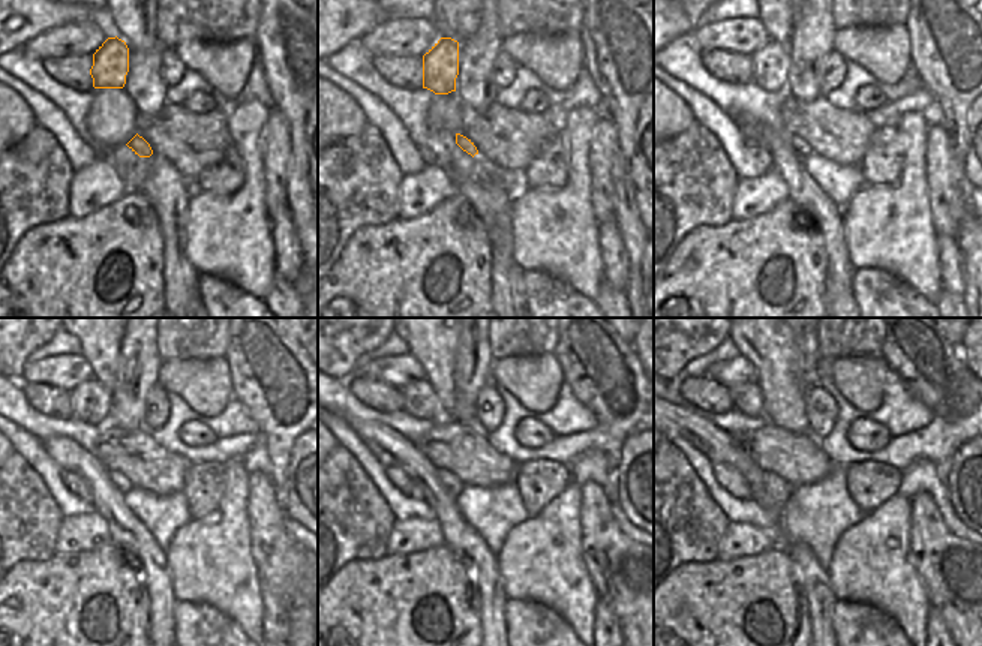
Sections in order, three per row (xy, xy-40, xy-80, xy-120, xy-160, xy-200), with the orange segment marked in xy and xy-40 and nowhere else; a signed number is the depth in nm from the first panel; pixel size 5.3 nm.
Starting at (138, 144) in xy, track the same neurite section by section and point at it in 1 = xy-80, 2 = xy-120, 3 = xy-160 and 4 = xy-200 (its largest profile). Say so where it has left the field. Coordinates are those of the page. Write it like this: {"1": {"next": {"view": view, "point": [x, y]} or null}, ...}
{"1": {"next": {"view": "xy-80", "point": [796, 143]}}, "2": {"next": {"view": "xy-120", "point": [117, 480]}}, "3": {"next": {"view": "xy-160", "point": [447, 478]}}, "4": {"next": {"view": "xy-200", "point": [775, 490]}}}

